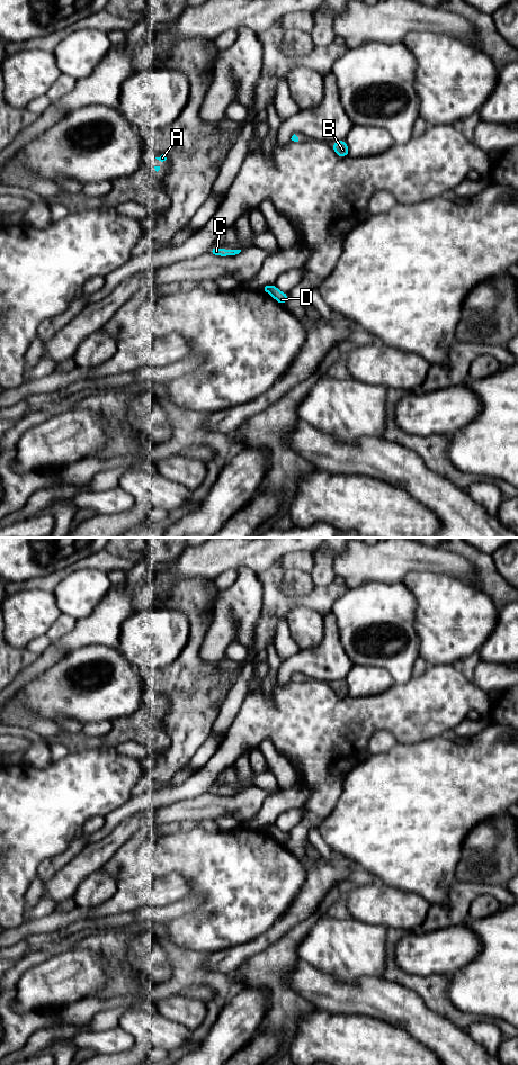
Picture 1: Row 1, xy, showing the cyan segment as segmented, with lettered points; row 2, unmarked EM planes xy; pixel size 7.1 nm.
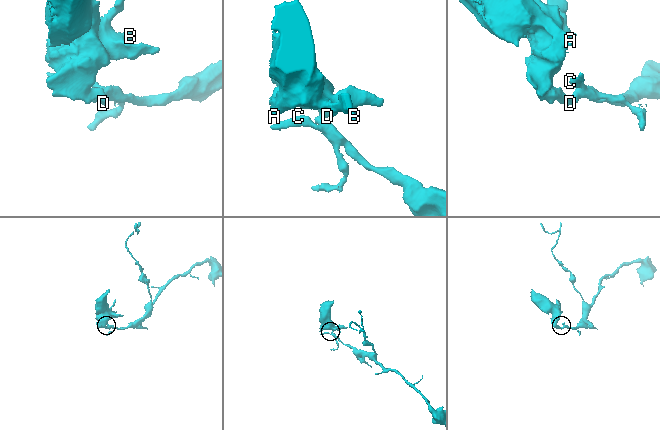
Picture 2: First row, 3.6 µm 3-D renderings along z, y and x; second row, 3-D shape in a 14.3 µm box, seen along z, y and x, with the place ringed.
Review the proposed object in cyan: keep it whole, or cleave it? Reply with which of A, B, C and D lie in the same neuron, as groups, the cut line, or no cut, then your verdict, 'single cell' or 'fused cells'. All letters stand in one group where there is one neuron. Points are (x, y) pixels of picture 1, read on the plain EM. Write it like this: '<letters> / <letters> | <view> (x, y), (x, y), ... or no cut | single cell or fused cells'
A B D / C | xy (273, 824), (268, 832) | fused cells

